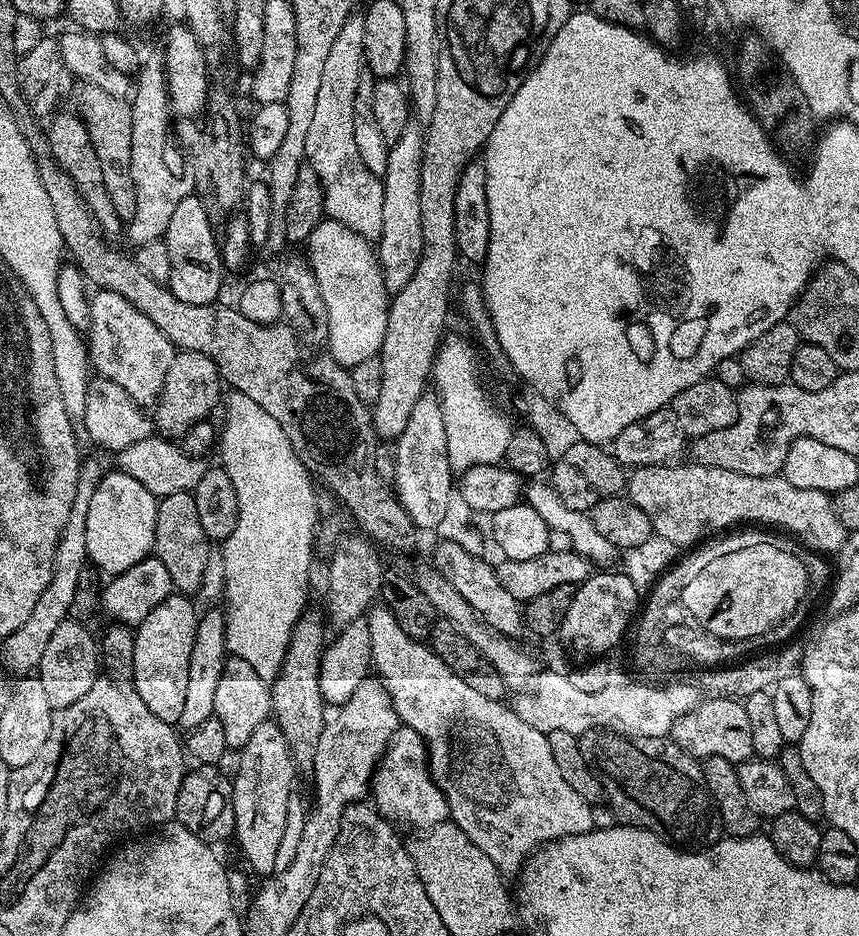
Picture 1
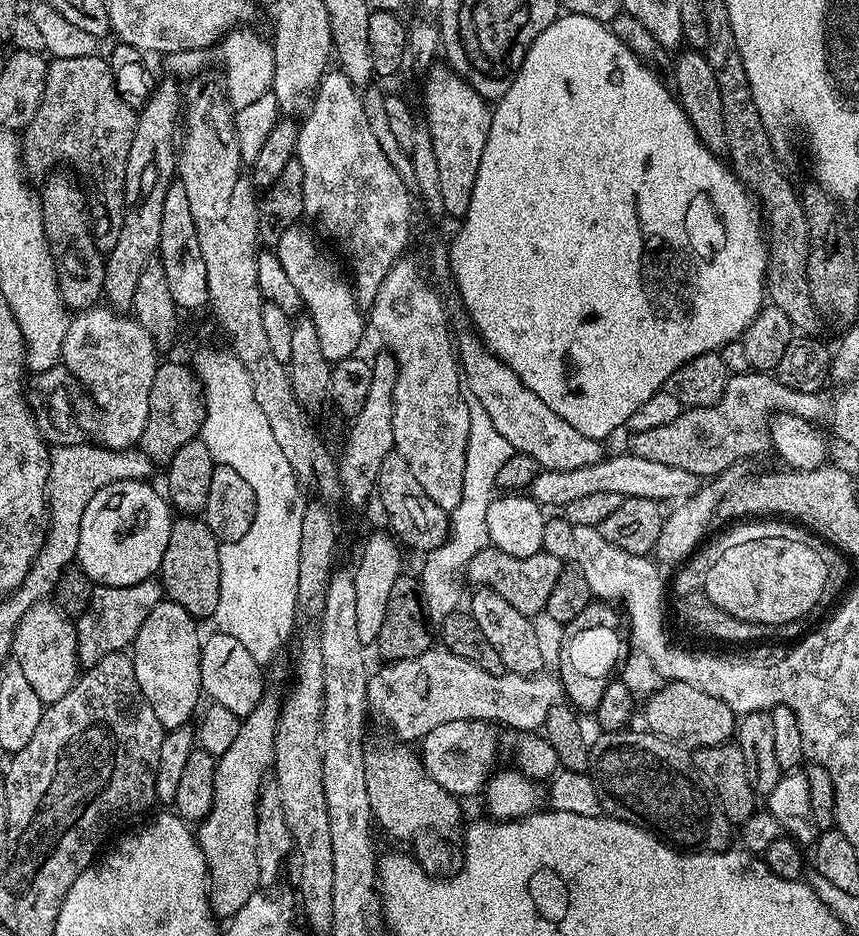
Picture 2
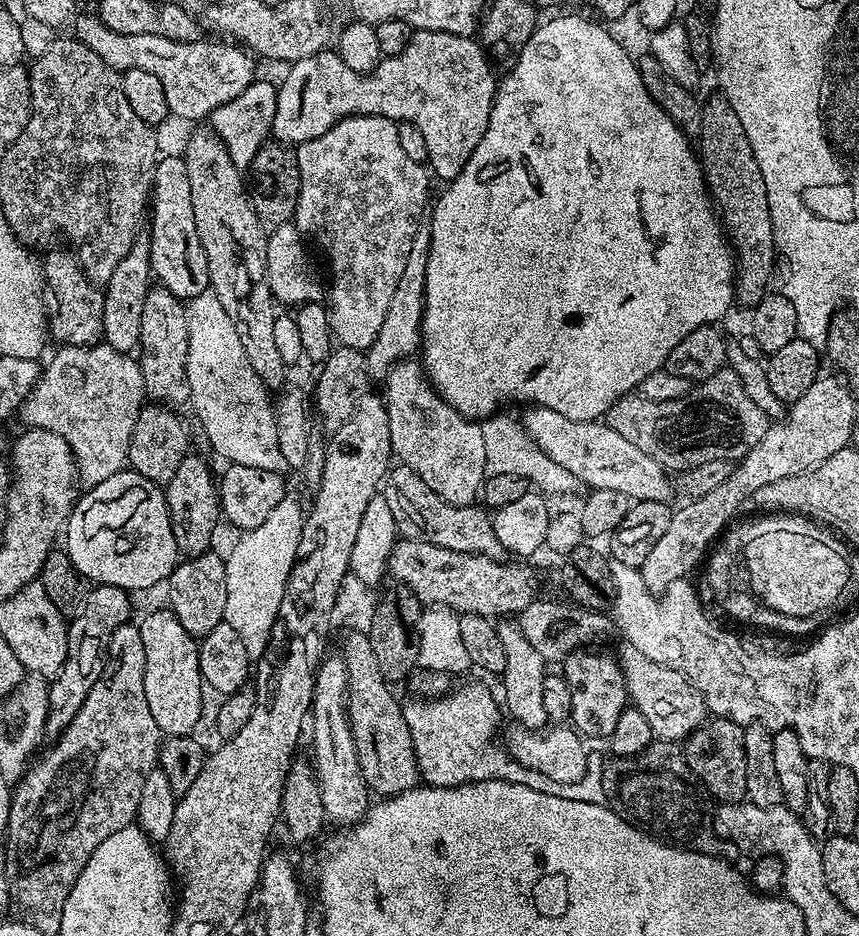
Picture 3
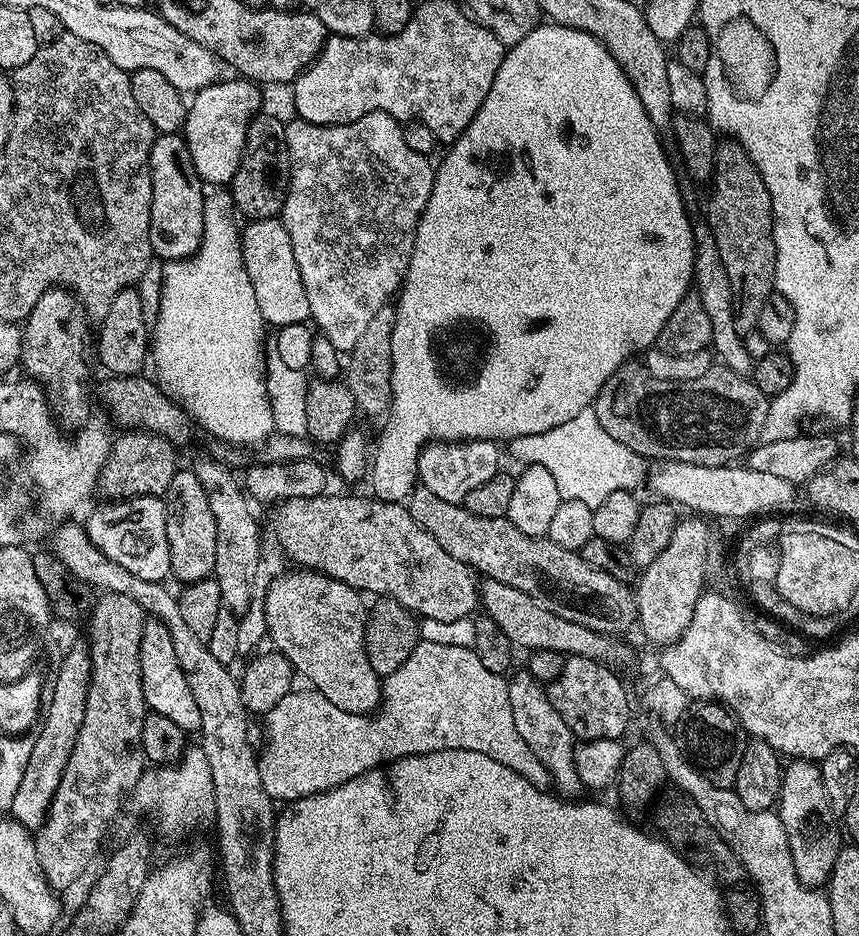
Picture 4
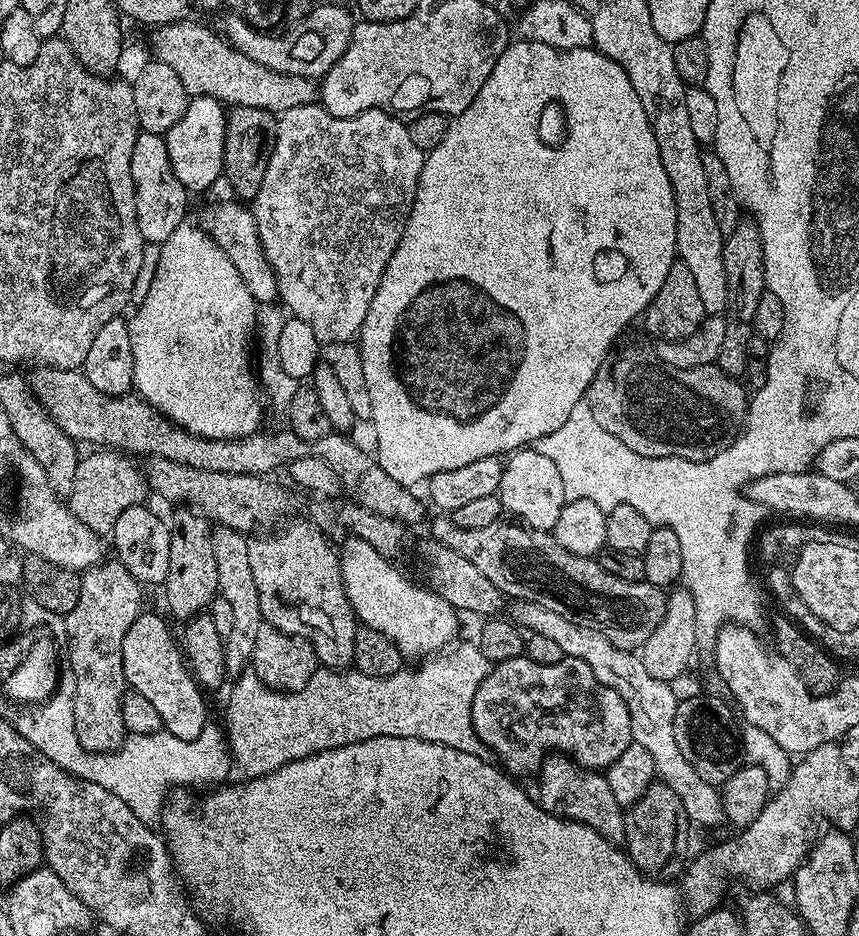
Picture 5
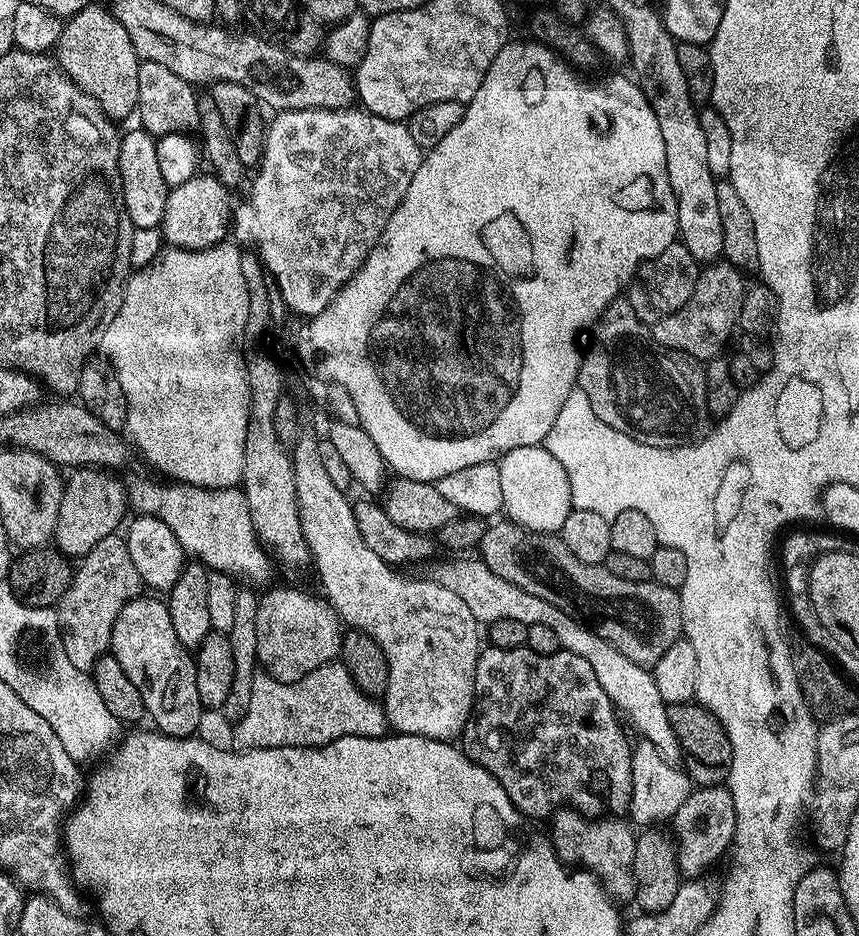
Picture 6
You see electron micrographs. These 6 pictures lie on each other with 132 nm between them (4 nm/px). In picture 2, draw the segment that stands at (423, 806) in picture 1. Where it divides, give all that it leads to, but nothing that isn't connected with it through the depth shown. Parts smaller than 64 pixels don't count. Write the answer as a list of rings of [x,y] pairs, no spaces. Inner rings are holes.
[[[455,720],[434,726],[430,734],[419,741],[418,755],[424,768],[451,796],[465,798],[485,787],[492,768],[493,725],[486,720]]]

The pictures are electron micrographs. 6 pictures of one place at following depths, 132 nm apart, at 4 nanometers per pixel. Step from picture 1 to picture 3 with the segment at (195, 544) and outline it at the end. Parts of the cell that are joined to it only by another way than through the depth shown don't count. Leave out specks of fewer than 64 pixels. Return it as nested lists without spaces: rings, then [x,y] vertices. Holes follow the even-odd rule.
[[[216,550],[203,552],[201,556],[189,556],[181,559],[176,568],[168,575],[167,607],[176,615],[178,622],[186,626],[192,636],[202,638],[214,630],[214,626],[224,623],[226,610],[226,566],[225,557]]]

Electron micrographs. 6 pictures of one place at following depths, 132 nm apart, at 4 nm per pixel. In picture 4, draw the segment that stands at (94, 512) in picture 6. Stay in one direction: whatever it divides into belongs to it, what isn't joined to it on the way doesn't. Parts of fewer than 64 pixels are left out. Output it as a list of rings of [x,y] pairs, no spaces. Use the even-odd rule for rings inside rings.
[[[124,430],[119,434],[121,436],[115,437],[110,454],[106,458],[106,466],[100,472],[99,495],[104,495],[104,498],[112,502],[129,496],[163,497],[170,482],[174,482],[174,474],[178,470],[177,445],[156,432]]]

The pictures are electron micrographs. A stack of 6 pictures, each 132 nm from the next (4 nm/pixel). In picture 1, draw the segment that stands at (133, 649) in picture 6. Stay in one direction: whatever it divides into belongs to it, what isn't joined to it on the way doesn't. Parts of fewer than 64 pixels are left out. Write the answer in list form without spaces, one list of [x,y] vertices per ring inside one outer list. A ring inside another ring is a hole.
[[[184,594],[166,598],[142,623],[135,625],[134,662],[131,683],[136,693],[150,706],[150,714],[162,718],[162,722],[175,725],[182,718],[182,706],[186,699],[186,678],[190,678],[190,650],[194,650],[194,634],[198,611]]]

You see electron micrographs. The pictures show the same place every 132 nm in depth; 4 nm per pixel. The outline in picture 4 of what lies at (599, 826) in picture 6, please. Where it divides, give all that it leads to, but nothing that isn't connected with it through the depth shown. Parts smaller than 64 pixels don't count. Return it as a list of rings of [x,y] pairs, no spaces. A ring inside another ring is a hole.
[[[526,670],[515,672],[513,671],[507,677],[507,682],[508,693],[510,694],[510,710],[514,714],[514,726],[517,728],[518,734],[522,734],[526,746],[530,746],[530,750],[534,750],[534,754],[538,754],[538,762],[542,762],[542,766],[546,766],[552,779],[551,787],[561,797],[579,797],[576,795],[579,792],[583,793],[585,787],[578,778],[578,770],[574,762],[578,743],[576,737],[573,736],[570,726],[566,726],[566,722],[562,722],[562,714],[558,714],[558,710],[554,710],[548,697],[547,687],[535,680]]]

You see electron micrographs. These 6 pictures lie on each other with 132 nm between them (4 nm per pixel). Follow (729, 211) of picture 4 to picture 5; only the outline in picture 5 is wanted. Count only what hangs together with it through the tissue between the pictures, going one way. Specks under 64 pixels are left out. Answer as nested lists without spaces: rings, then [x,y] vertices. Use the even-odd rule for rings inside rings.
[[[741,219],[740,223],[734,226],[734,230],[725,235],[722,262],[726,266],[728,307],[726,309],[726,335],[716,363],[728,376],[740,378],[748,371],[750,359],[748,343],[754,340],[750,321],[754,318],[754,310],[758,310],[758,298],[762,298],[762,294],[766,291],[762,238],[758,226],[751,219]]]

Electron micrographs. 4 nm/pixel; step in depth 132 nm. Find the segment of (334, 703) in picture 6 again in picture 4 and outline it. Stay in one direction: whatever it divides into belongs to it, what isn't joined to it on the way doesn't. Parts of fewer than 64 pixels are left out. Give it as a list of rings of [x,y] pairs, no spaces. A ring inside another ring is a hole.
[[[421,639],[414,646],[410,658],[406,658],[394,674],[383,677],[382,707],[375,718],[338,710],[338,706],[334,706],[321,692],[307,691],[289,692],[282,702],[278,702],[278,706],[274,706],[274,710],[262,716],[264,752],[262,748],[258,763],[262,786],[273,801],[295,802],[319,792],[329,792],[347,780],[383,769],[404,756],[425,756],[442,750],[478,750],[478,754],[486,754],[494,758],[494,762],[502,762],[502,766],[514,770],[514,774],[522,774],[522,778],[526,778],[526,782],[535,788],[544,790],[552,783],[546,766],[538,762],[538,754],[526,746],[522,734],[518,734],[514,726],[507,679],[499,672],[486,670],[475,648],[438,645],[437,642]]]

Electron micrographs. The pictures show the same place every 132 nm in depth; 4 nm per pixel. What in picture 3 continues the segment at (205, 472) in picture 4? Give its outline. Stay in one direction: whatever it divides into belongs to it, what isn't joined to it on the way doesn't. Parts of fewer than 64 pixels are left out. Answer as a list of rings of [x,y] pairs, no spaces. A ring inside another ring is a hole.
[[[159,286],[149,287],[146,302],[142,302],[142,338],[138,359],[144,390],[149,401],[165,408],[181,410],[192,403],[188,377],[188,309],[170,290]]]

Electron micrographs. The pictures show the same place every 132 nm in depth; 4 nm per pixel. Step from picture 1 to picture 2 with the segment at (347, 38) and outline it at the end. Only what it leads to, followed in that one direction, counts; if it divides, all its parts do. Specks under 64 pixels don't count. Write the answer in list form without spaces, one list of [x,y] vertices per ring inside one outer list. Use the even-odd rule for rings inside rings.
[[[325,72],[310,104],[312,113],[305,118],[304,124],[302,120],[299,125],[300,133],[296,139],[294,159],[302,166],[304,216],[312,219],[311,223],[321,233],[324,231],[348,255],[348,260],[352,263],[350,283],[356,293],[356,302],[361,309],[368,310],[371,309],[378,294],[378,286],[382,286],[382,278],[386,278],[390,266],[394,266],[394,262],[405,255],[404,247],[407,246],[408,235],[412,232],[414,196],[378,146],[378,141],[366,122],[360,97],[361,93],[348,81],[344,72]]]

